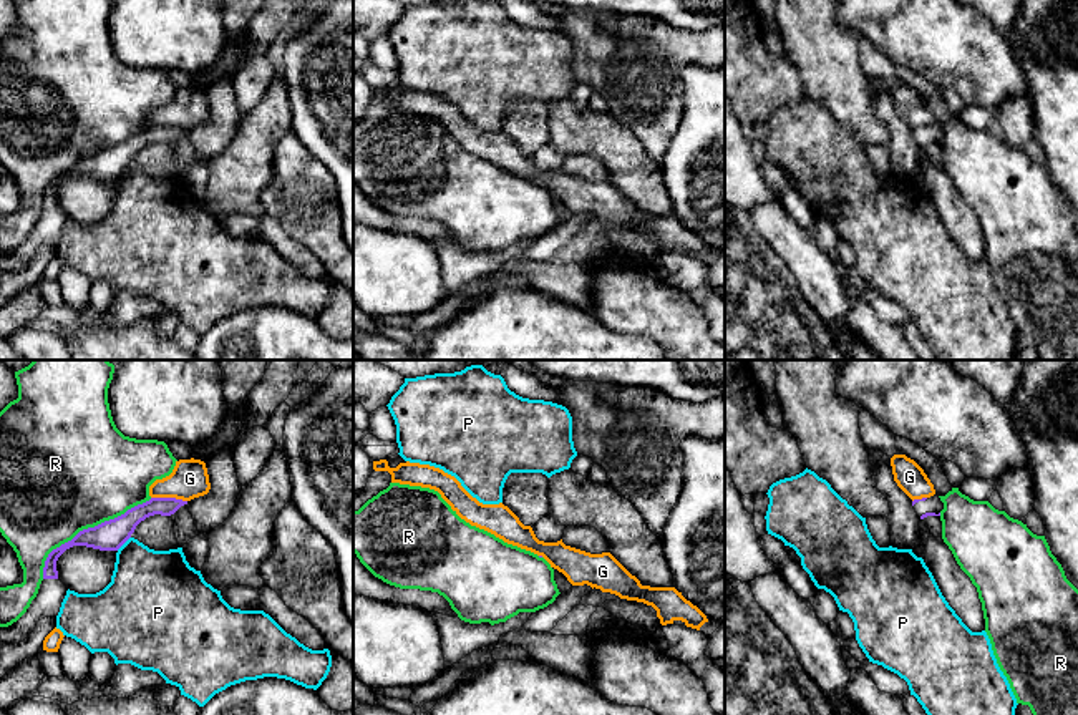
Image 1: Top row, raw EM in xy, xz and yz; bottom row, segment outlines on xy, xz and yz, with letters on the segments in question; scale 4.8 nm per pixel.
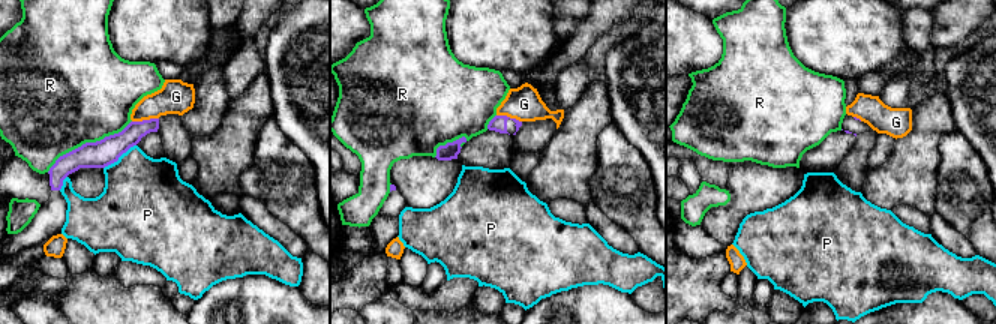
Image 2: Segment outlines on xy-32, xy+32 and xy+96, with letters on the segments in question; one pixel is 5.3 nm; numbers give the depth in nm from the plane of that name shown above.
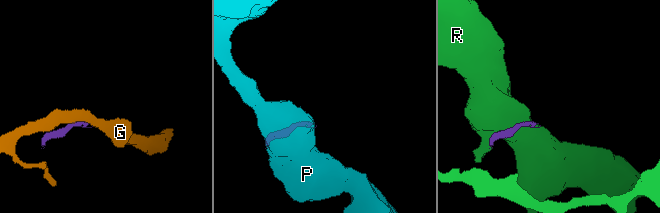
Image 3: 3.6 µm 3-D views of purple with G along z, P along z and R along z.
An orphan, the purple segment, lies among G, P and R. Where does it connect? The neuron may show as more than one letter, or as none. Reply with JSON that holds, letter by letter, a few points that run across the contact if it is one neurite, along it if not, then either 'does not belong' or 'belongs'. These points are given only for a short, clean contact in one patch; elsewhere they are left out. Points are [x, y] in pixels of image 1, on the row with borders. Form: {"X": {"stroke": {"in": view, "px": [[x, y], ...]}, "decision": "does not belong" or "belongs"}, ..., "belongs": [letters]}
{"G": {"stroke": {"in": "xy", "px": [[151, 496], [174, 496], [186, 501]]}, "decision": "does not belong"}, "P": {"decision": "does not belong"}, "R": {"decision": "does not belong"}, "belongs": []}

